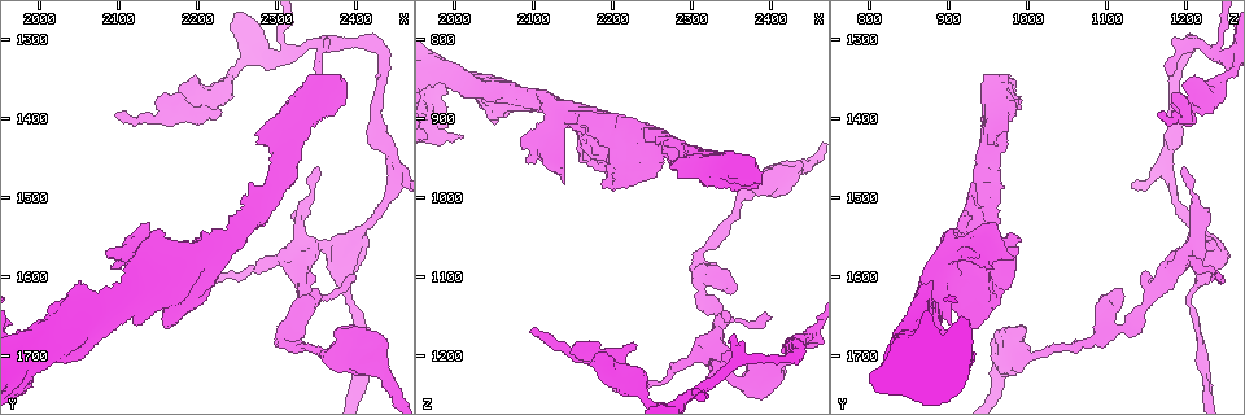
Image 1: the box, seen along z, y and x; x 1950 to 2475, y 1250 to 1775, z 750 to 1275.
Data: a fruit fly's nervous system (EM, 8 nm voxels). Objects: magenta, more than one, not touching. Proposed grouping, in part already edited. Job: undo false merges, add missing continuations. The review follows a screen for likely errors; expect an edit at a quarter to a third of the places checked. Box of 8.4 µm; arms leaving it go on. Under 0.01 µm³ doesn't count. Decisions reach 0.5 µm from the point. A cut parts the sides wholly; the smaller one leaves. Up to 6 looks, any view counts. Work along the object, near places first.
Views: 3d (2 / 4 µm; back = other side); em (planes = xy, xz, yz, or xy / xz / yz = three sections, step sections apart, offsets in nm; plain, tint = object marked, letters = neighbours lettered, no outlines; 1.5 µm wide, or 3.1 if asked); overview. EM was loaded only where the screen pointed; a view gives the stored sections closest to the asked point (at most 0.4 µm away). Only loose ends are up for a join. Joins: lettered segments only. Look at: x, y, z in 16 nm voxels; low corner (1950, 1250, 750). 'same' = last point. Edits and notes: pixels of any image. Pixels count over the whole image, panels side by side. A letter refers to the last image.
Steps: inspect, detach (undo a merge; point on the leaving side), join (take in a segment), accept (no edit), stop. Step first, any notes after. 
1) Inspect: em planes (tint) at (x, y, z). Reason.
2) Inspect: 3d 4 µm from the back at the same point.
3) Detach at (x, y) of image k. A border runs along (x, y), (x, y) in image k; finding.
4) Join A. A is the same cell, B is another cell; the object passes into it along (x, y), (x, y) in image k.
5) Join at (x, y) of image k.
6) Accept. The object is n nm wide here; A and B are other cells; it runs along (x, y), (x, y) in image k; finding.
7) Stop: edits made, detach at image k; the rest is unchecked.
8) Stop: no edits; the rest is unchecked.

Inspect: 3d 2 µm at (2320, 1315, 1235). Branch point.

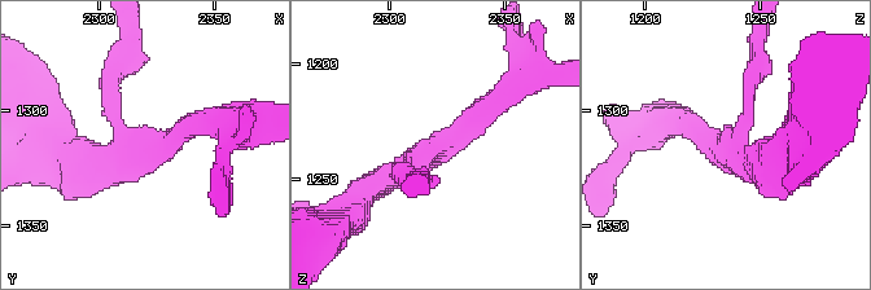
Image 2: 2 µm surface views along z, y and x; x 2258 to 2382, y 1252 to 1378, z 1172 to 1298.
Inspect: em xz step 4 (tint) at (2317, 1317, 1237).

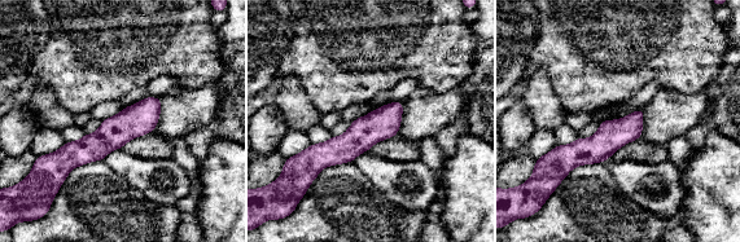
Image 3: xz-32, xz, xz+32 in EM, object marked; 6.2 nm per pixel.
Inspect: em planes (letters) at the same point. Cut it another way.

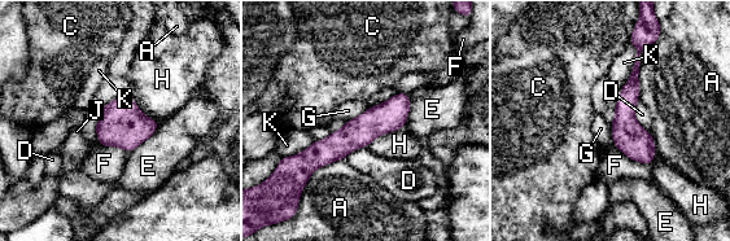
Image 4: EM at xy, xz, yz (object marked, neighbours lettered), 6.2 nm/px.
Accept. A, C, D, E, F, G, H, J and K are other cells; a border runs along (368, 106), (345, 123) in image 4; continuous, no second neuron.

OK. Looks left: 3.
Inspect: 3d 4 µm at (2405, 1545, 1210). Three arms meet.

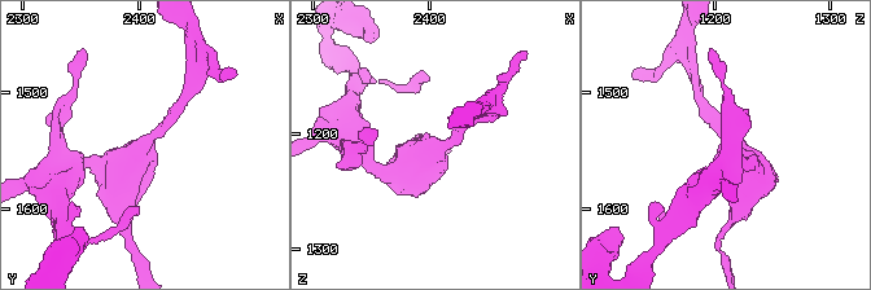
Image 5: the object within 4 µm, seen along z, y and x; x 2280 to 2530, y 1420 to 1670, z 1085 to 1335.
Inspect: em planes (tint) at (2404, 1544, 1214). 3 arms meet here.

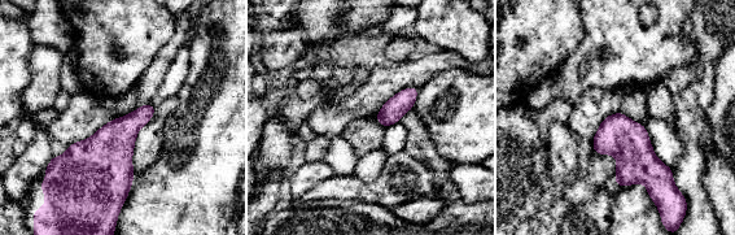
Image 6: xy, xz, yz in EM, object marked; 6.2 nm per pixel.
Inspect: em planes (letters) at the same point. What lies round it.

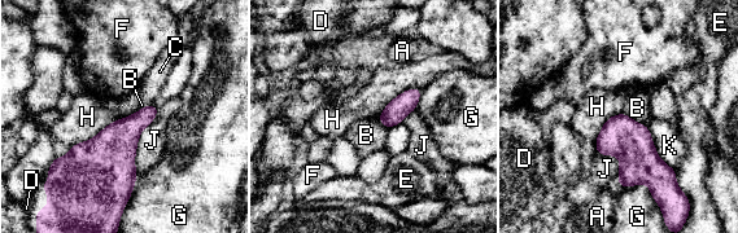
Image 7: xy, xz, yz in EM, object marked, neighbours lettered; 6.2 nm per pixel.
Accept. A, B, C, D, E, F, G, H, J and K are other cells; one neuron here.

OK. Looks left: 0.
Stop: no edits; the rest is unchecked.

